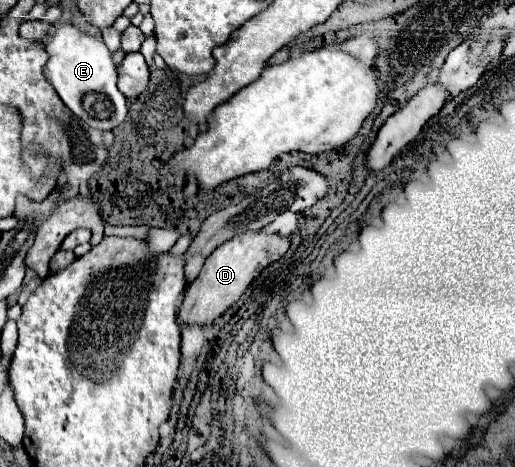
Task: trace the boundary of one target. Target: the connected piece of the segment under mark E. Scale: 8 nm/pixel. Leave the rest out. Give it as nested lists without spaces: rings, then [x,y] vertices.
[[[60,24],[50,42],[46,42],[48,62],[44,76],[58,92],[62,102],[88,126],[112,130],[126,120],[126,98],[116,88],[116,66],[104,42],[80,32],[72,24]]]

